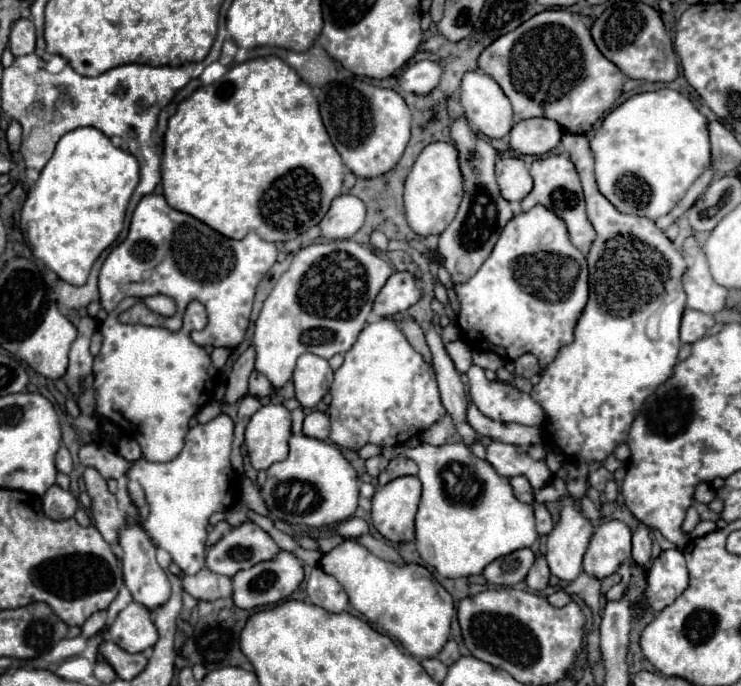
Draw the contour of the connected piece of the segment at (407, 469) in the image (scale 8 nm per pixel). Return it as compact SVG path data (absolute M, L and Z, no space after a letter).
M395 457L389 461L387 469L379 475L379 485L385 485L403 475L417 475L417 463L407 457Z

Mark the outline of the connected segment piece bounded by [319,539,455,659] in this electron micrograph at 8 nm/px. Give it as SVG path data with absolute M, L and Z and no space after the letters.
M345 539L321 559L321 569L333 575L349 595L353 609L363 613L371 623L395 637L407 653L419 659L437 657L445 647L455 613L453 597L421 565L395 567L373 555L353 539Z

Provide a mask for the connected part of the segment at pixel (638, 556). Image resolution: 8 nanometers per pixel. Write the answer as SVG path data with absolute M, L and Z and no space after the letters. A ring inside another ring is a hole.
M639 525L639 529L633 533L633 561L645 569L645 565L651 561L651 539L645 525Z

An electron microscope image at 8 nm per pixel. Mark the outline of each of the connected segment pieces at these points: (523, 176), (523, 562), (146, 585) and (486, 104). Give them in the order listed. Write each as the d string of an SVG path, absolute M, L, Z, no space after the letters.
M501 157L497 161L495 175L499 191L507 201L523 201L533 189L533 179L529 177L529 169L517 157Z
M519 549L519 551L513 551L505 557L495 559L493 563L489 563L483 569L483 577L493 585L511 587L525 579L533 561L535 561L535 555L531 549Z
M127 523L125 527L121 527L119 545L123 547L123 579L125 579L127 589L133 595L133 599L149 609L155 609L161 603L165 603L171 595L171 585L167 581L165 571L155 561L155 545L149 539L143 525L141 523Z
M471 71L461 83L461 107L471 127L489 139L505 137L513 127L511 103L485 73Z

